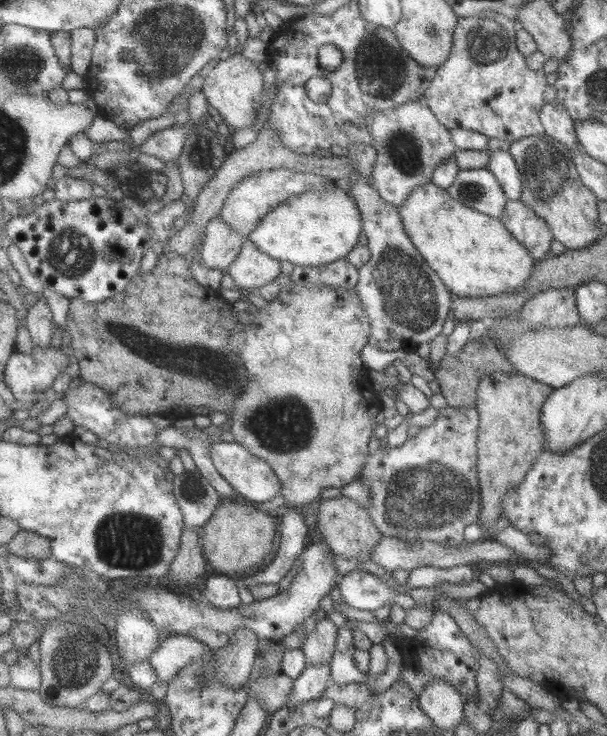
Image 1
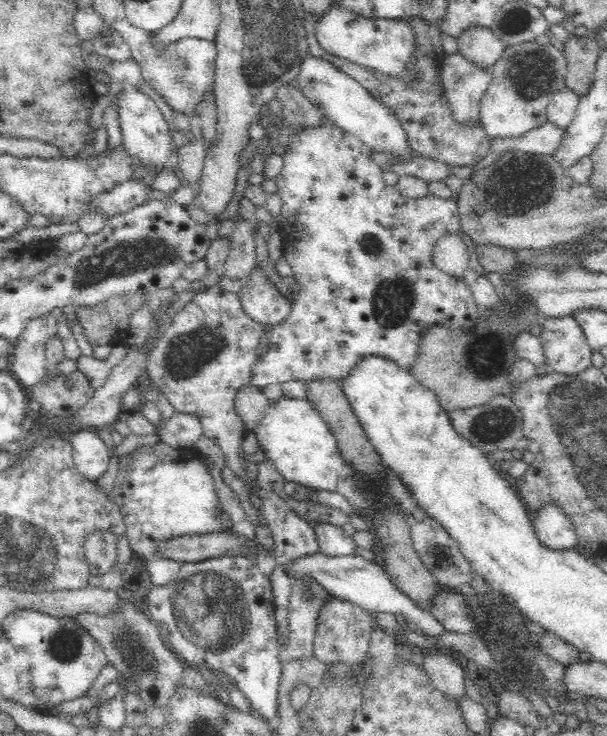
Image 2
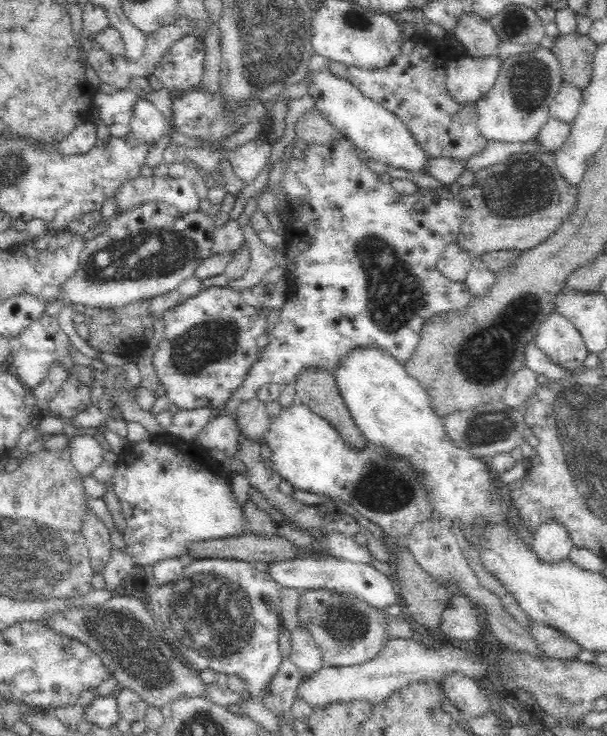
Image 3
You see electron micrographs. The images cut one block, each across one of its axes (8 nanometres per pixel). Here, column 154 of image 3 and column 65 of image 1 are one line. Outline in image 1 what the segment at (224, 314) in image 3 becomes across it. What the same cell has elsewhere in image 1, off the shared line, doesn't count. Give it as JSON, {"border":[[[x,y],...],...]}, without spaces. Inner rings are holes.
{"border":[[[34,346],[31,354],[16,351],[4,373],[4,383],[18,402],[37,402],[47,390],[53,388],[55,380],[69,364],[71,360],[63,348]]]}

